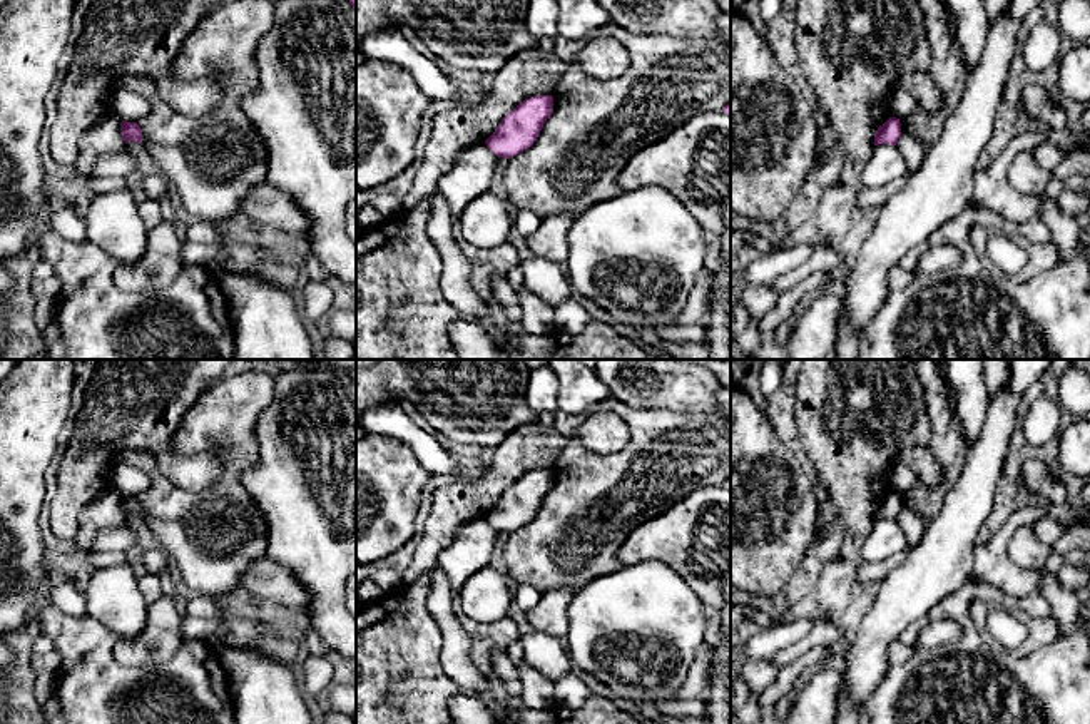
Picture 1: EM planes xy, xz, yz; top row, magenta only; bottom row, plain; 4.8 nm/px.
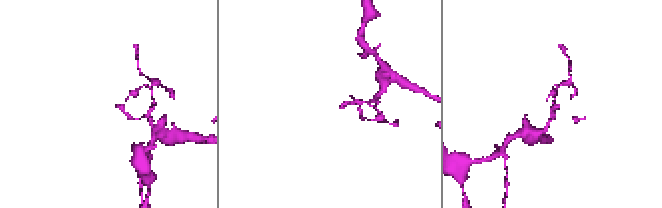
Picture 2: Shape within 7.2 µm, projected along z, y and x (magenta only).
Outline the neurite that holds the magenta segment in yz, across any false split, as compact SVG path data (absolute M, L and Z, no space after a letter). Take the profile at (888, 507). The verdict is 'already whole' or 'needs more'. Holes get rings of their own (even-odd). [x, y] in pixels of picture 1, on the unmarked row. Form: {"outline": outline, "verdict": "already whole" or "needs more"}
{"outline": "M889 492L874 508L874 520L889 518L896 520L901 508L901 497L896 492Z", "verdict": "already whole"}

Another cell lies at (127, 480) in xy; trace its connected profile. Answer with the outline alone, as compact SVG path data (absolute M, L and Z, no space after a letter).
M117 463L110 470L109 480L112 488L125 497L137 497L150 487L150 478L144 472L124 463Z

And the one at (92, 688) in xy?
M50 600L38 609L42 634L48 635L62 657L57 674L55 699L67 724L234 724L234 707L229 682L216 649L202 639L182 639L177 652L164 664L122 665L114 657L114 647L125 637L109 630L90 615L74 617Z

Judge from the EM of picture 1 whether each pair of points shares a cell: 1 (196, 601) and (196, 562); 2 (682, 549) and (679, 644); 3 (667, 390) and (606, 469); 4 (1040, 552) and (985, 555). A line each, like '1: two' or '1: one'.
1: two
2: two
3: two
4: two

